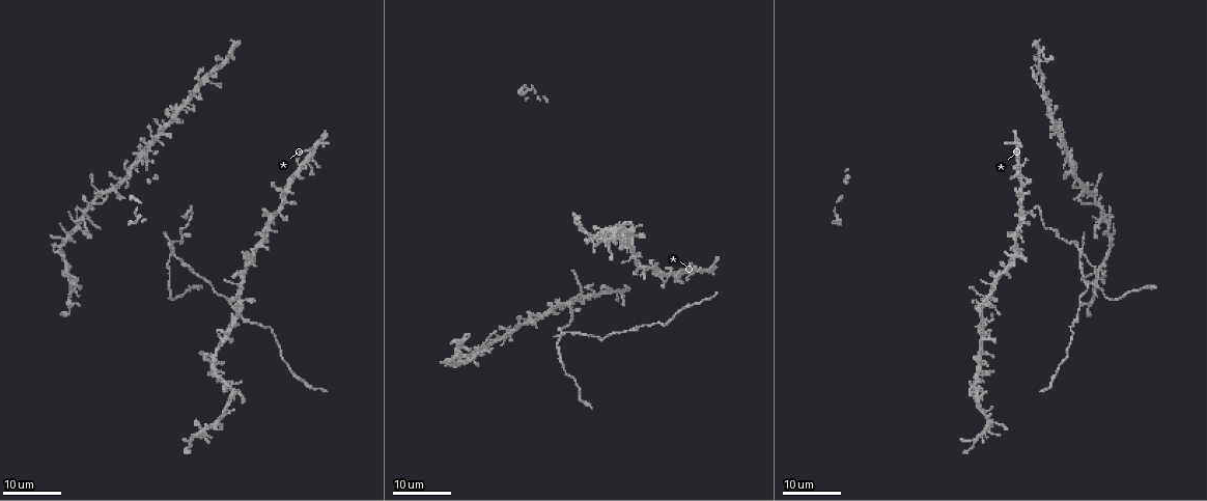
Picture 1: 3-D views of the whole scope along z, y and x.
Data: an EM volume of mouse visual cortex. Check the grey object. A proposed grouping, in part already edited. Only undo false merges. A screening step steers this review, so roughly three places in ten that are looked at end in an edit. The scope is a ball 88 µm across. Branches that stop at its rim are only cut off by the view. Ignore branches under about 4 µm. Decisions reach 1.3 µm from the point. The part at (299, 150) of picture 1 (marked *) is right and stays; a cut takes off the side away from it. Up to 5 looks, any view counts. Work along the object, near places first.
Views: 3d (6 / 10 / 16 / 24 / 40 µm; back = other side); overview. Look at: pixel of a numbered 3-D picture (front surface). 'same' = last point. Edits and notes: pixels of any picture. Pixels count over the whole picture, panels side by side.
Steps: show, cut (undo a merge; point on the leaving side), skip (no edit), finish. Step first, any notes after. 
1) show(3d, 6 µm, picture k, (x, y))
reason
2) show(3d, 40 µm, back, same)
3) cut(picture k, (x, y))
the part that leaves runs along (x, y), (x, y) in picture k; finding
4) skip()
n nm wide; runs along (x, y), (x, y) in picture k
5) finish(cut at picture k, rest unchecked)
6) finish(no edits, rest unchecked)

show(3d, 24 µm, picture 1, (206, 82))
small branch off a trunk

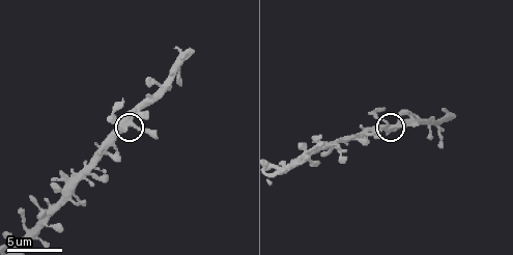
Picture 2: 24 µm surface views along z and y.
show(3d, 10 µm, picture 2, (387, 124))

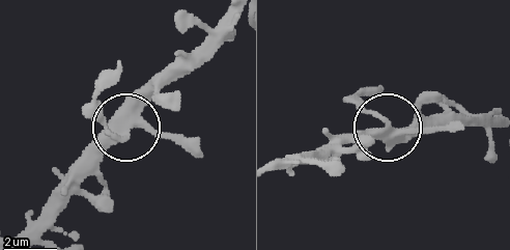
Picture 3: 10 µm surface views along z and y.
skip()
4 arms; runs along (275, 168), (386, 130), (381, 119), (350, 99) in picture 3; one neuron here

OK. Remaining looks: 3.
show(3d, 16 µm, picture 1, (118, 193))
two arms in line, one across

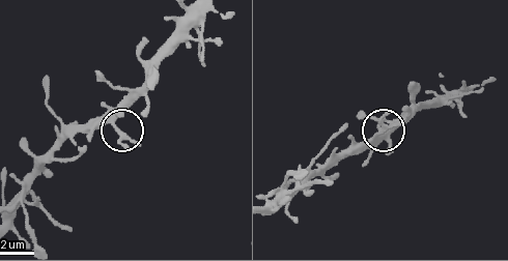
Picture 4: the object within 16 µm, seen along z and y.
show(3d, 10 µm, picture 4, (382, 128))

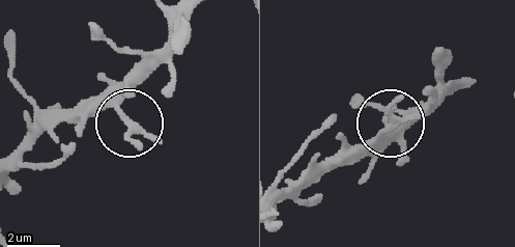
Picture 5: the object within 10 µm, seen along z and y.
skip()
one neuron here

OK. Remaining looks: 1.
finish(no edits, rest unchecked)

